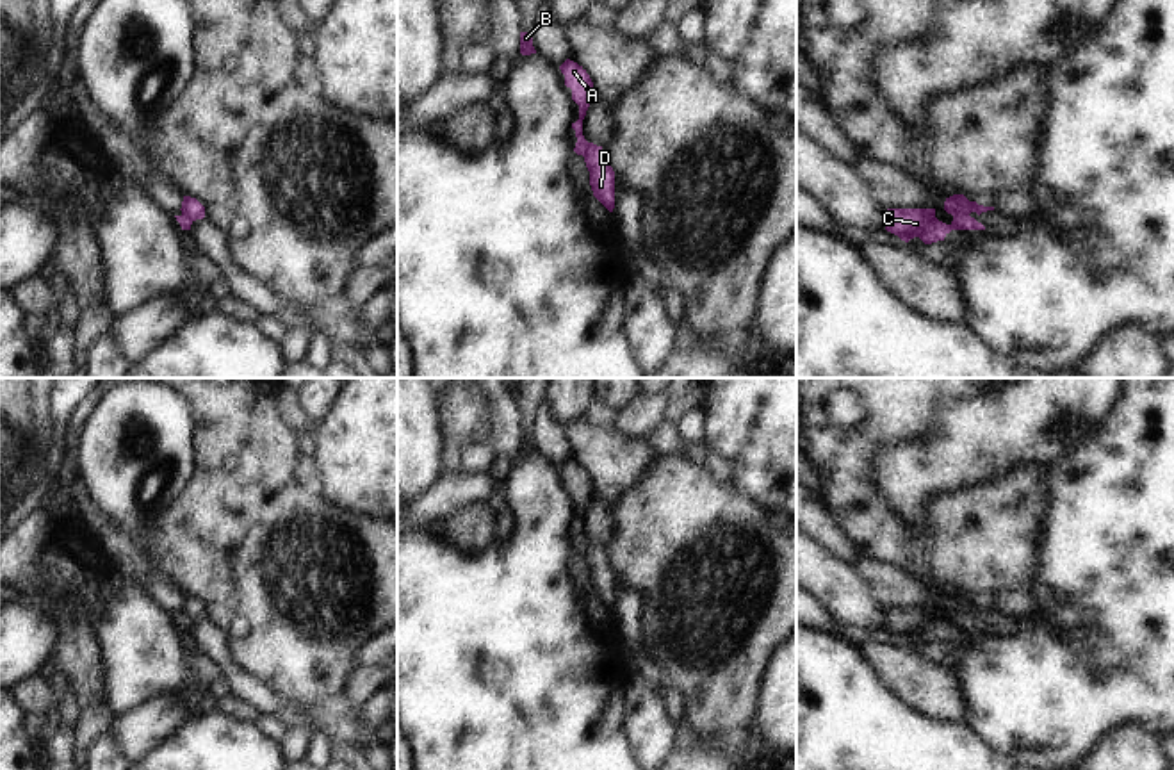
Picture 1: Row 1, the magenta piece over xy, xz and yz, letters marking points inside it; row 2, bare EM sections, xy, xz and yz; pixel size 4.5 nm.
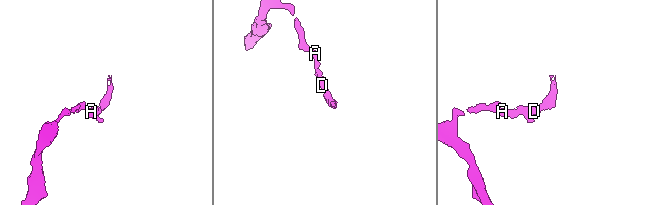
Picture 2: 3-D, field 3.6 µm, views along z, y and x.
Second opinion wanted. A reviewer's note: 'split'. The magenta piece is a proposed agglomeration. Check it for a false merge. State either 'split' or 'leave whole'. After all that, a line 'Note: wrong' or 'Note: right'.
split
Note: right

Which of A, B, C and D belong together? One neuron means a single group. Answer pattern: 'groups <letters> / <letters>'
groups A B C / D

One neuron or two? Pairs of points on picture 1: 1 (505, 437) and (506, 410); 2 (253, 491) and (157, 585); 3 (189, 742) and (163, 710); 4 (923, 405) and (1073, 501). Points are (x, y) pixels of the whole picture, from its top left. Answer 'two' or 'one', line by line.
1: one
2: two
3: two
4: two

